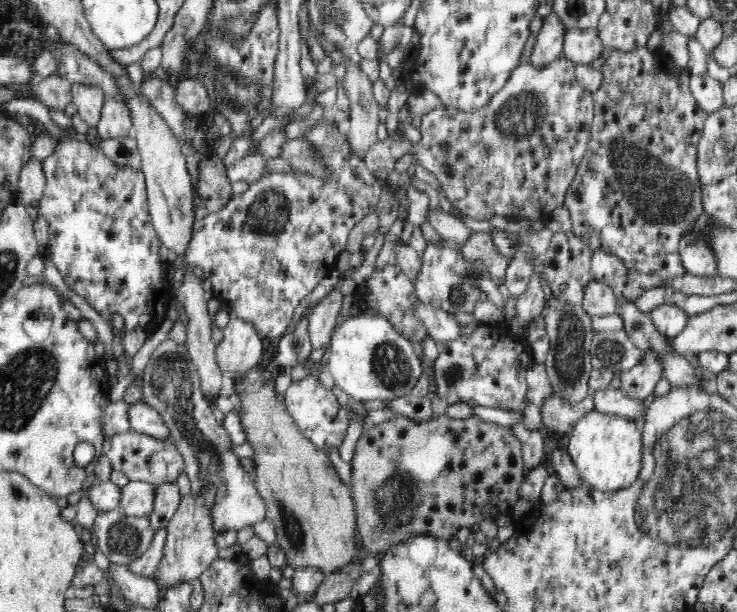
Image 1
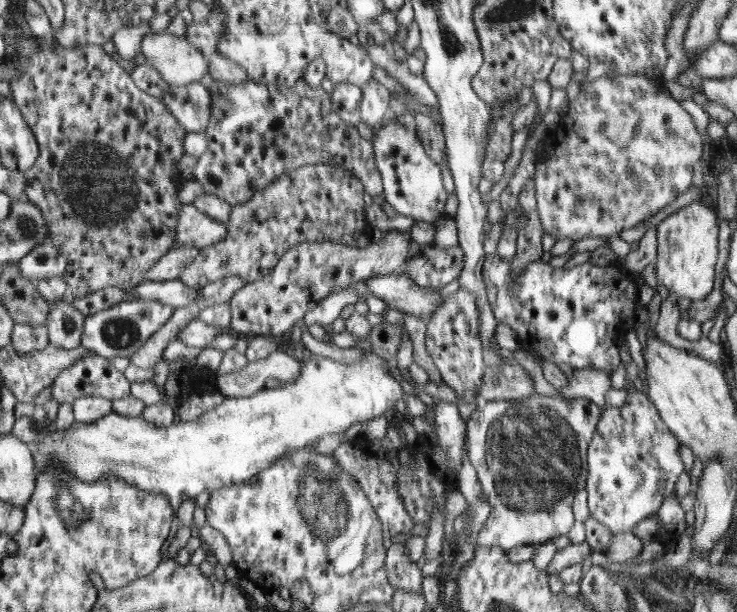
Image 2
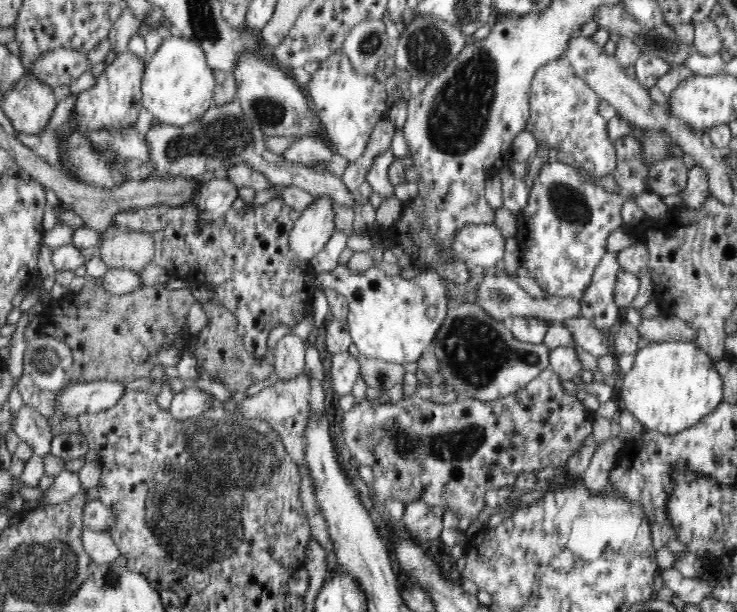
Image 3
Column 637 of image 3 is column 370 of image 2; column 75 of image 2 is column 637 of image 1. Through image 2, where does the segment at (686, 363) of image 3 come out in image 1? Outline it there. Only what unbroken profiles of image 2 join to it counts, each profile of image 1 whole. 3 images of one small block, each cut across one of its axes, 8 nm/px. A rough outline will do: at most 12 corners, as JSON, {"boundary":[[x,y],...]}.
{"boundary":[[593,410],[564,447],[585,484],[628,488],[641,429]]}

